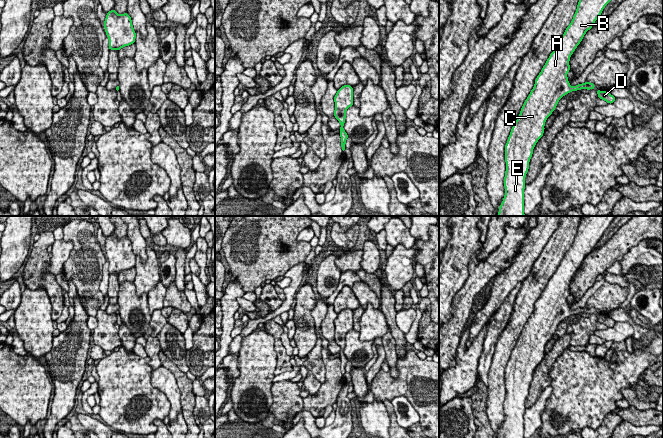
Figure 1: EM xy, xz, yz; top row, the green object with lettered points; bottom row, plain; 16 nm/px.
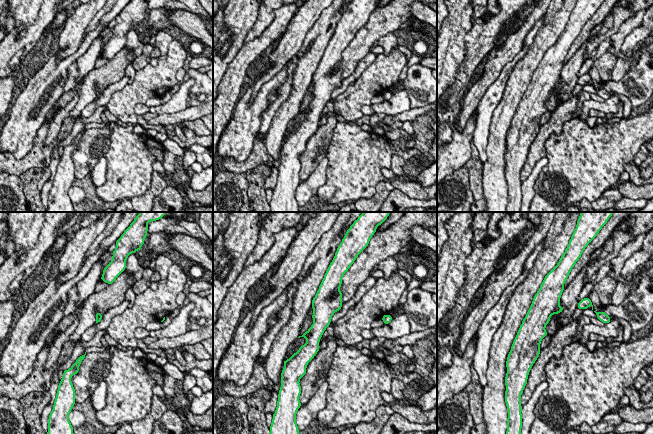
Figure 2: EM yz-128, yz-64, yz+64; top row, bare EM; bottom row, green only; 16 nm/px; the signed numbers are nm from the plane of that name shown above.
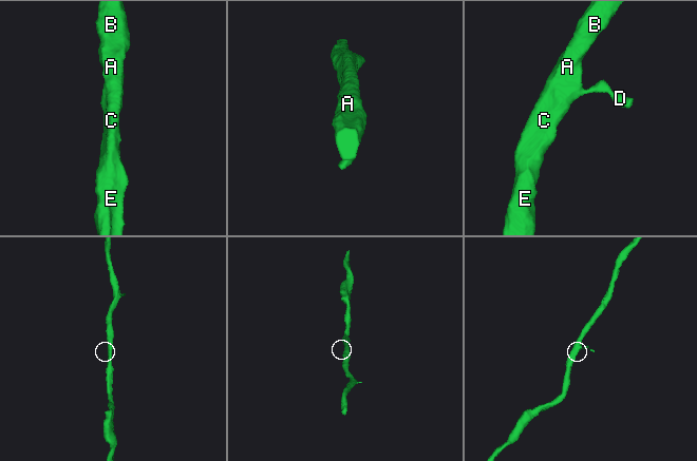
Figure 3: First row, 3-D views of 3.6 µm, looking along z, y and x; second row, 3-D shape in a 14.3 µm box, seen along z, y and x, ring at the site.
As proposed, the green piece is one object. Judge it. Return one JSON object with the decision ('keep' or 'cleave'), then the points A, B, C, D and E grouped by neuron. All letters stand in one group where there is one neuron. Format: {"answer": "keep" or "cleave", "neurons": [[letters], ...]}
{"answer": "keep", "neurons": [["A", "B", "C", "D", "E"]]}

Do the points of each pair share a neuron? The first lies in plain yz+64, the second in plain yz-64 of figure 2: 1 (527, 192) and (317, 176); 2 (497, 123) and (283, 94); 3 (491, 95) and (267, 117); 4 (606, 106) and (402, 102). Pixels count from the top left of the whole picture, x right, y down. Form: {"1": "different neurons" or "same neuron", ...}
{"1": "same neuron", "2": "different neurons", "3": "same neuron", "4": "same neuron"}

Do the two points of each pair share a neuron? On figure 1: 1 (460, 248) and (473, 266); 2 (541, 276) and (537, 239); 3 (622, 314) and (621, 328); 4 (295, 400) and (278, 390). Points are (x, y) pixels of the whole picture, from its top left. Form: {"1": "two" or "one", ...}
{"1": "two", "2": "two", "3": "two", "4": "one"}

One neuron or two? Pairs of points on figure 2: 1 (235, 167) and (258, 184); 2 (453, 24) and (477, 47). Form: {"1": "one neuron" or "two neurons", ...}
{"1": "two neurons", "2": "two neurons"}

